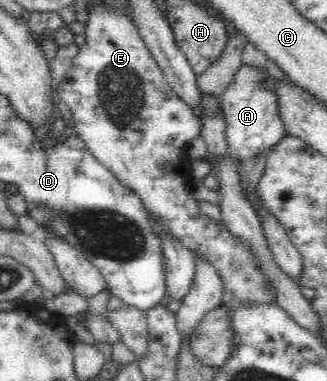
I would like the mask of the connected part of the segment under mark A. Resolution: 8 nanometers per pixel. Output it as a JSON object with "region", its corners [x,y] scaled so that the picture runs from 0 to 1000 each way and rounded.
{"region":[[[740,168],[713,197],[713,213],[676,244],[676,294],[694,325],[694,407],[722,412],[728,423],[823,396],[875,349],[826,207],[823,194],[804,192],[798,181]]]}

